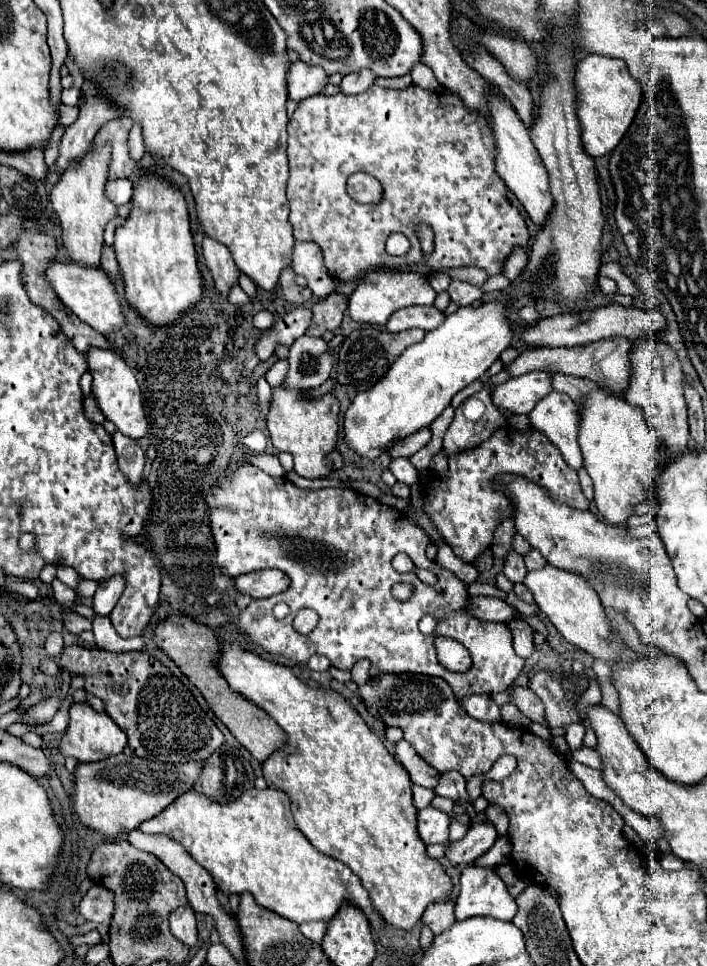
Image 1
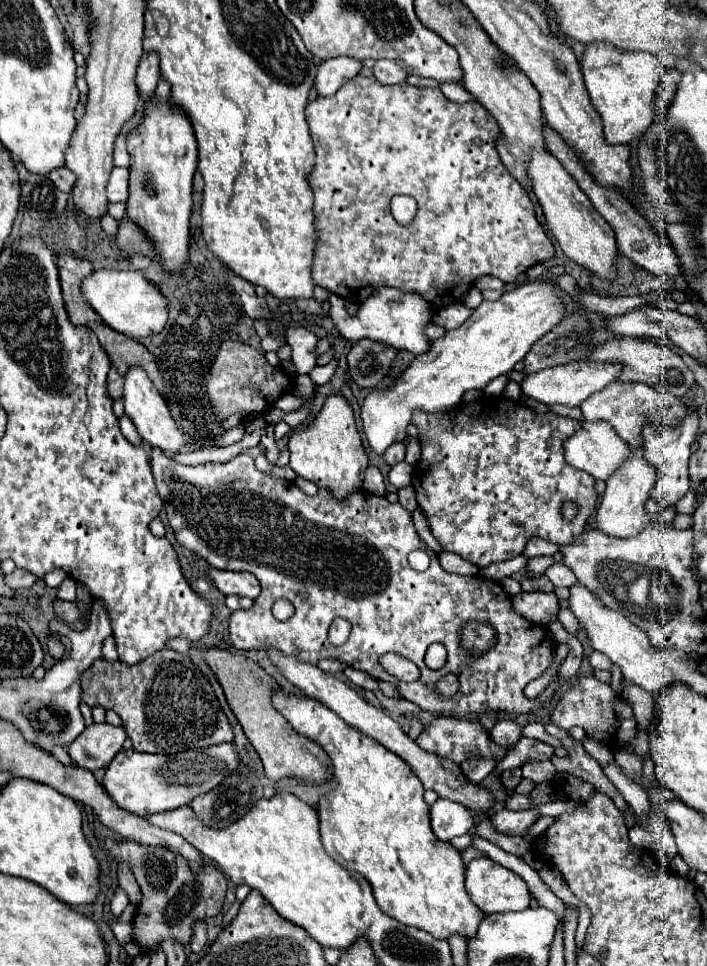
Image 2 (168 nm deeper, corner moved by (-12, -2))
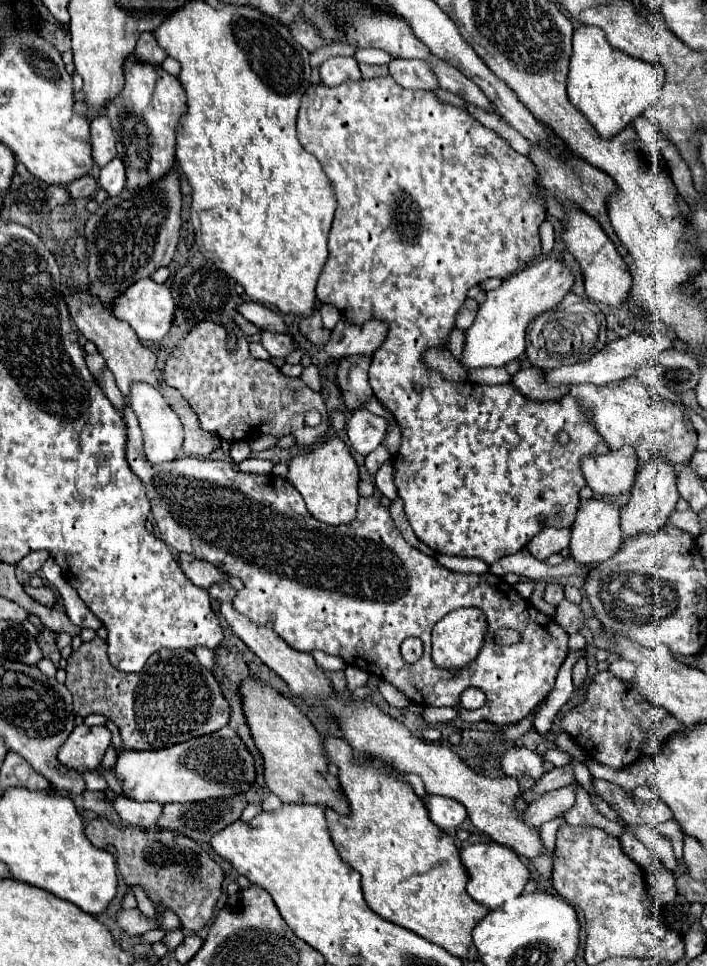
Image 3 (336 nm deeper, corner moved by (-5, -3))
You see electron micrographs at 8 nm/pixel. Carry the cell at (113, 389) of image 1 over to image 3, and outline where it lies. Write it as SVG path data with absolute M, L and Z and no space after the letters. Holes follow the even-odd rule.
M135 383L135 385L131 385L129 405L135 411L139 425L141 425L141 431L143 431L145 457L153 465L161 465L161 463L177 459L181 453L181 445L183 445L183 425L181 425L179 417L173 413L173 409L165 403L163 395L147 383Z

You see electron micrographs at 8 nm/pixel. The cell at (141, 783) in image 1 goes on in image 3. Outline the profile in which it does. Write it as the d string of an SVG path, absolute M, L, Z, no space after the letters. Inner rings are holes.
M229 725L223 729L209 733L207 737L197 737L195 741L185 741L167 749L159 751L121 751L119 759L113 767L117 777L123 781L123 793L127 797L133 797L135 801L157 801L161 805L165 803L195 803L195 801L207 801L207 799L223 799L239 793L247 793L247 789L255 781L255 759Z

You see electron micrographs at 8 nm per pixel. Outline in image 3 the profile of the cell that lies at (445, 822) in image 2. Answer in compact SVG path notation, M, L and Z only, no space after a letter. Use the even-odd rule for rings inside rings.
M431 795L427 799L427 809L429 809L429 815L435 821L435 825L439 825L441 829L459 827L463 823L463 819L467 817L467 811L463 809L463 805L455 799L447 799L447 797Z

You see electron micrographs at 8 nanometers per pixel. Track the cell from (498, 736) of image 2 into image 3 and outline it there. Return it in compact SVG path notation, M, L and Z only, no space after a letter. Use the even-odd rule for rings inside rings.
M511 747L503 759L503 771L509 777L515 777L521 785L523 791L527 791L527 787L533 787L547 771L543 767L543 757L539 757L537 753L525 749L525 747Z

